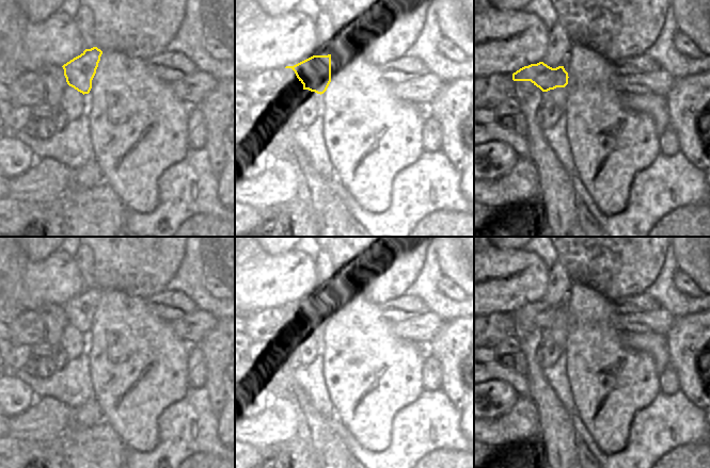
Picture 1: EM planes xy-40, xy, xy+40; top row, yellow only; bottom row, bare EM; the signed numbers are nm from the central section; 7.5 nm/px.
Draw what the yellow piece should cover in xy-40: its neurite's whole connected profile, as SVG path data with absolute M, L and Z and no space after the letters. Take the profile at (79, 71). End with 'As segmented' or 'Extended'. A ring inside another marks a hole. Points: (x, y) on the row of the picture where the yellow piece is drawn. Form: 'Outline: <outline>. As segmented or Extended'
Outline: M93 47L64 64L62 67L67 84L83 95L89 94L101 54L100 49Z. As segmented.

